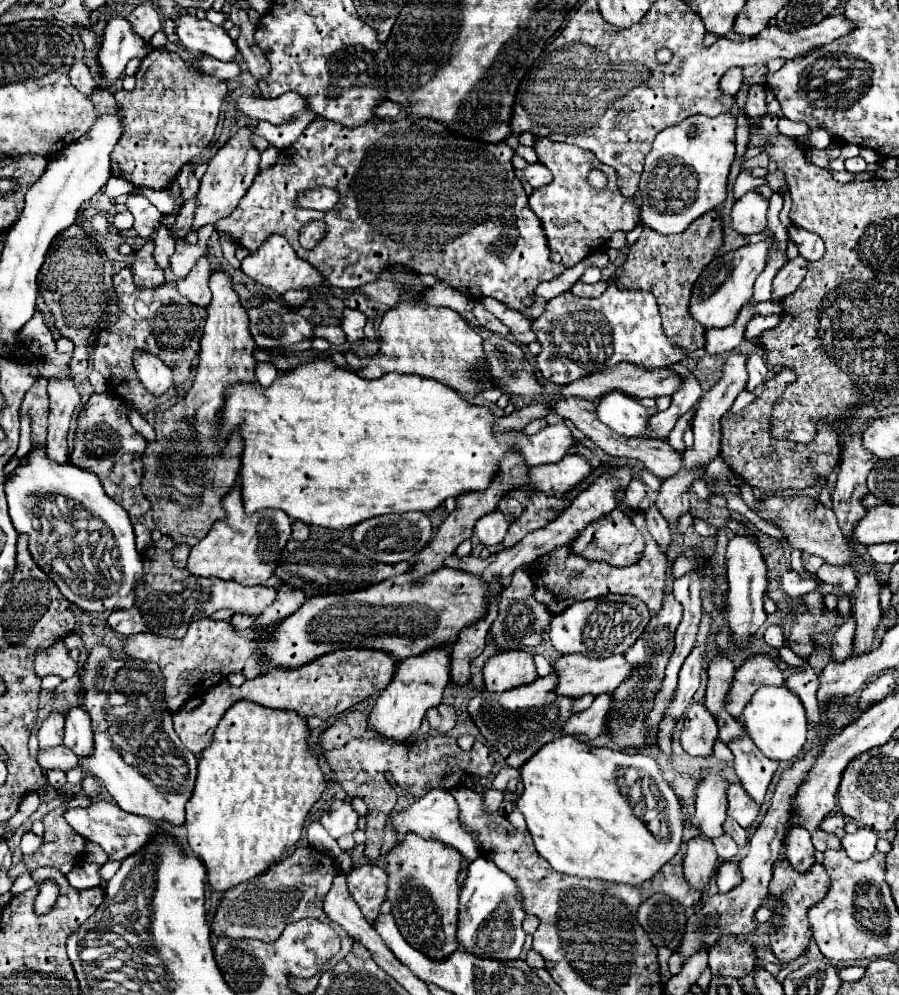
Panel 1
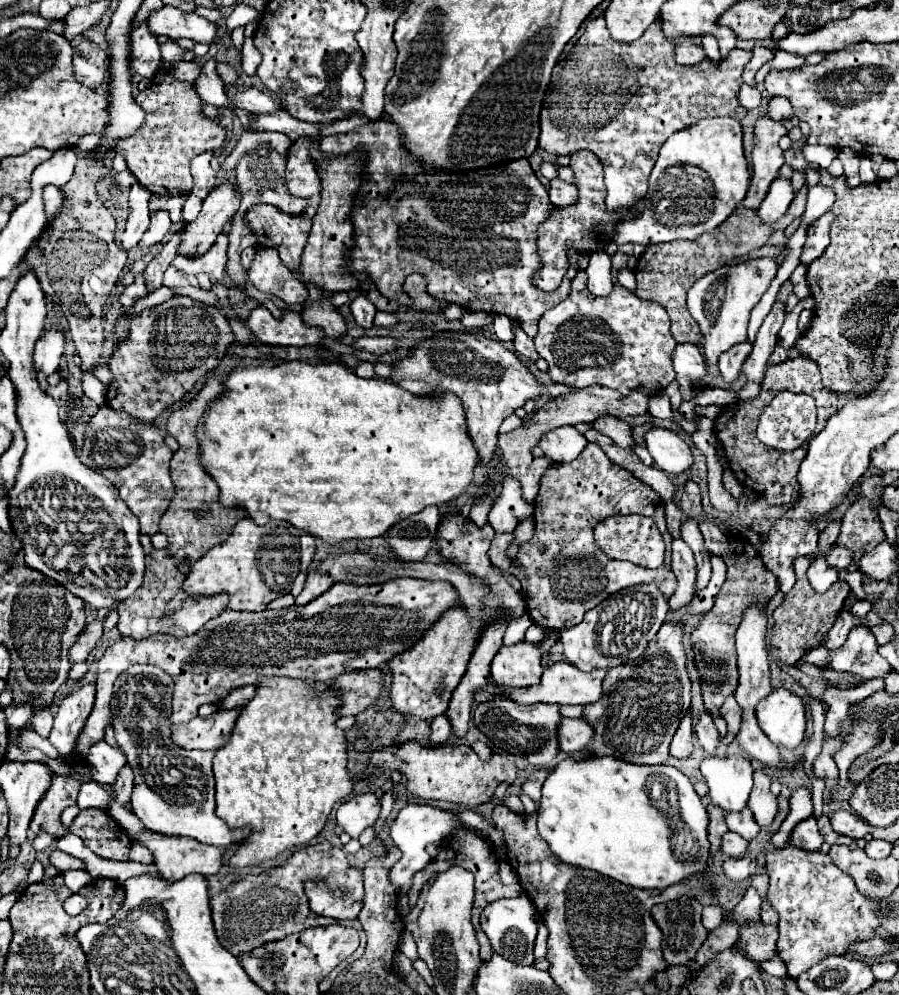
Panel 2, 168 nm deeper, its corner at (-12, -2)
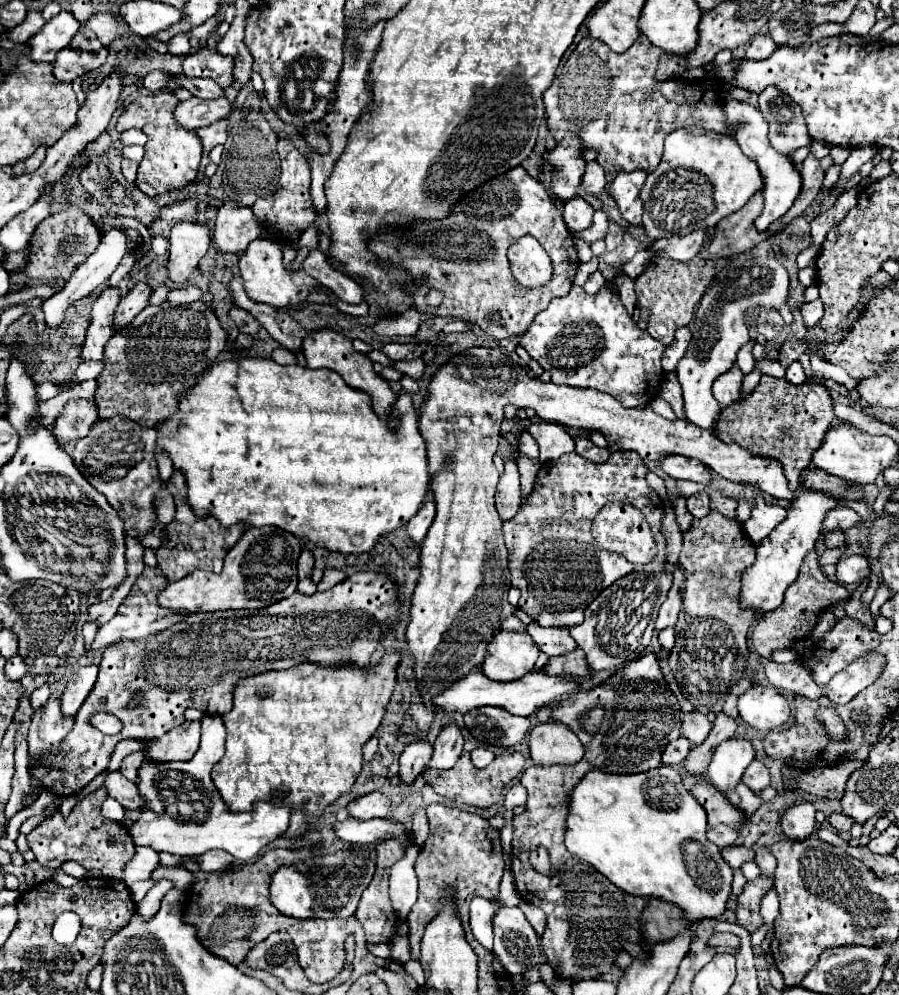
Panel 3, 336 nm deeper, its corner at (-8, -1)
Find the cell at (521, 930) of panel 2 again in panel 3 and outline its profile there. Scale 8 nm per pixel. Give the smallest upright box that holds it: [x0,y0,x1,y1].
[493,907,539,975]

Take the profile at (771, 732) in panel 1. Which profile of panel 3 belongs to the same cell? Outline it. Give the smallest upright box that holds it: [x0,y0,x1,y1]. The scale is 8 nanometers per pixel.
[737,685,791,731]

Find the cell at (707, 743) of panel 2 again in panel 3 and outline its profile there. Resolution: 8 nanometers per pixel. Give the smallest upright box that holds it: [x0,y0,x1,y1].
[681,711,711,745]

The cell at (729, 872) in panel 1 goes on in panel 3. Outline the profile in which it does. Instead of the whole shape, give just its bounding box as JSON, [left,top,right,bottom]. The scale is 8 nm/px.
[721,847,755,869]

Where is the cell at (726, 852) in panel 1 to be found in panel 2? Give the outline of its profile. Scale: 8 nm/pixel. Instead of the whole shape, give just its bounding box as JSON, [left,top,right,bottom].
[721,832,747,858]

